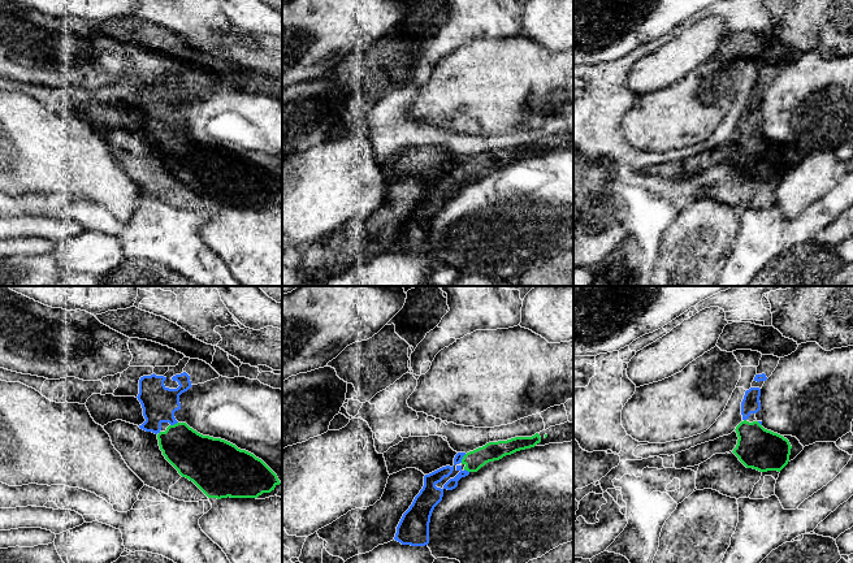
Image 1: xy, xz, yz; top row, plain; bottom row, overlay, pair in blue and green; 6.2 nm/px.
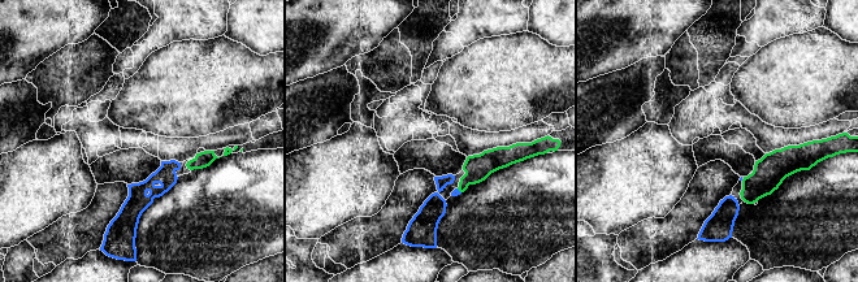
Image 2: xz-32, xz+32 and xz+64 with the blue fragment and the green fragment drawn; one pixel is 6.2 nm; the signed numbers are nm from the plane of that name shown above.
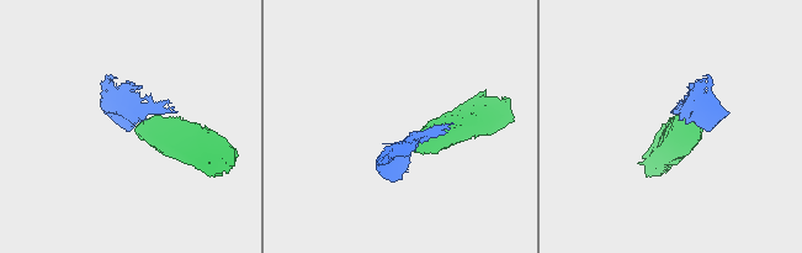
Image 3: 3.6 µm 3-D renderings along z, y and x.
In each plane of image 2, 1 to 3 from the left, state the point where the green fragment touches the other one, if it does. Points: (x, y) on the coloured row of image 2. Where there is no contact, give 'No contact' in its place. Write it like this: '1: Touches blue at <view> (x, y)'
1: No contact
2: Touches blue at xz+32 (459, 191)
3: No contact

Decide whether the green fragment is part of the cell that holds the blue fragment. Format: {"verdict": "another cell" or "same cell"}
{"verdict": "same cell"}

